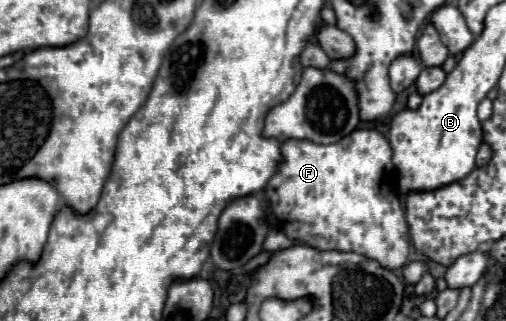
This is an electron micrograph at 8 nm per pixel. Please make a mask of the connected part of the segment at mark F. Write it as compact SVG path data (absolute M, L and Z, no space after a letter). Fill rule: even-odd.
M356 129L332 145L290 139L282 143L282 155L284 161L280 163L278 173L268 181L266 197L272 213L282 225L282 231L290 239L300 239L316 249L354 251L378 261L386 269L400 269L406 265L410 251L410 229L402 213L402 203L394 193L396 187L390 181L392 149L382 133L374 129Z

